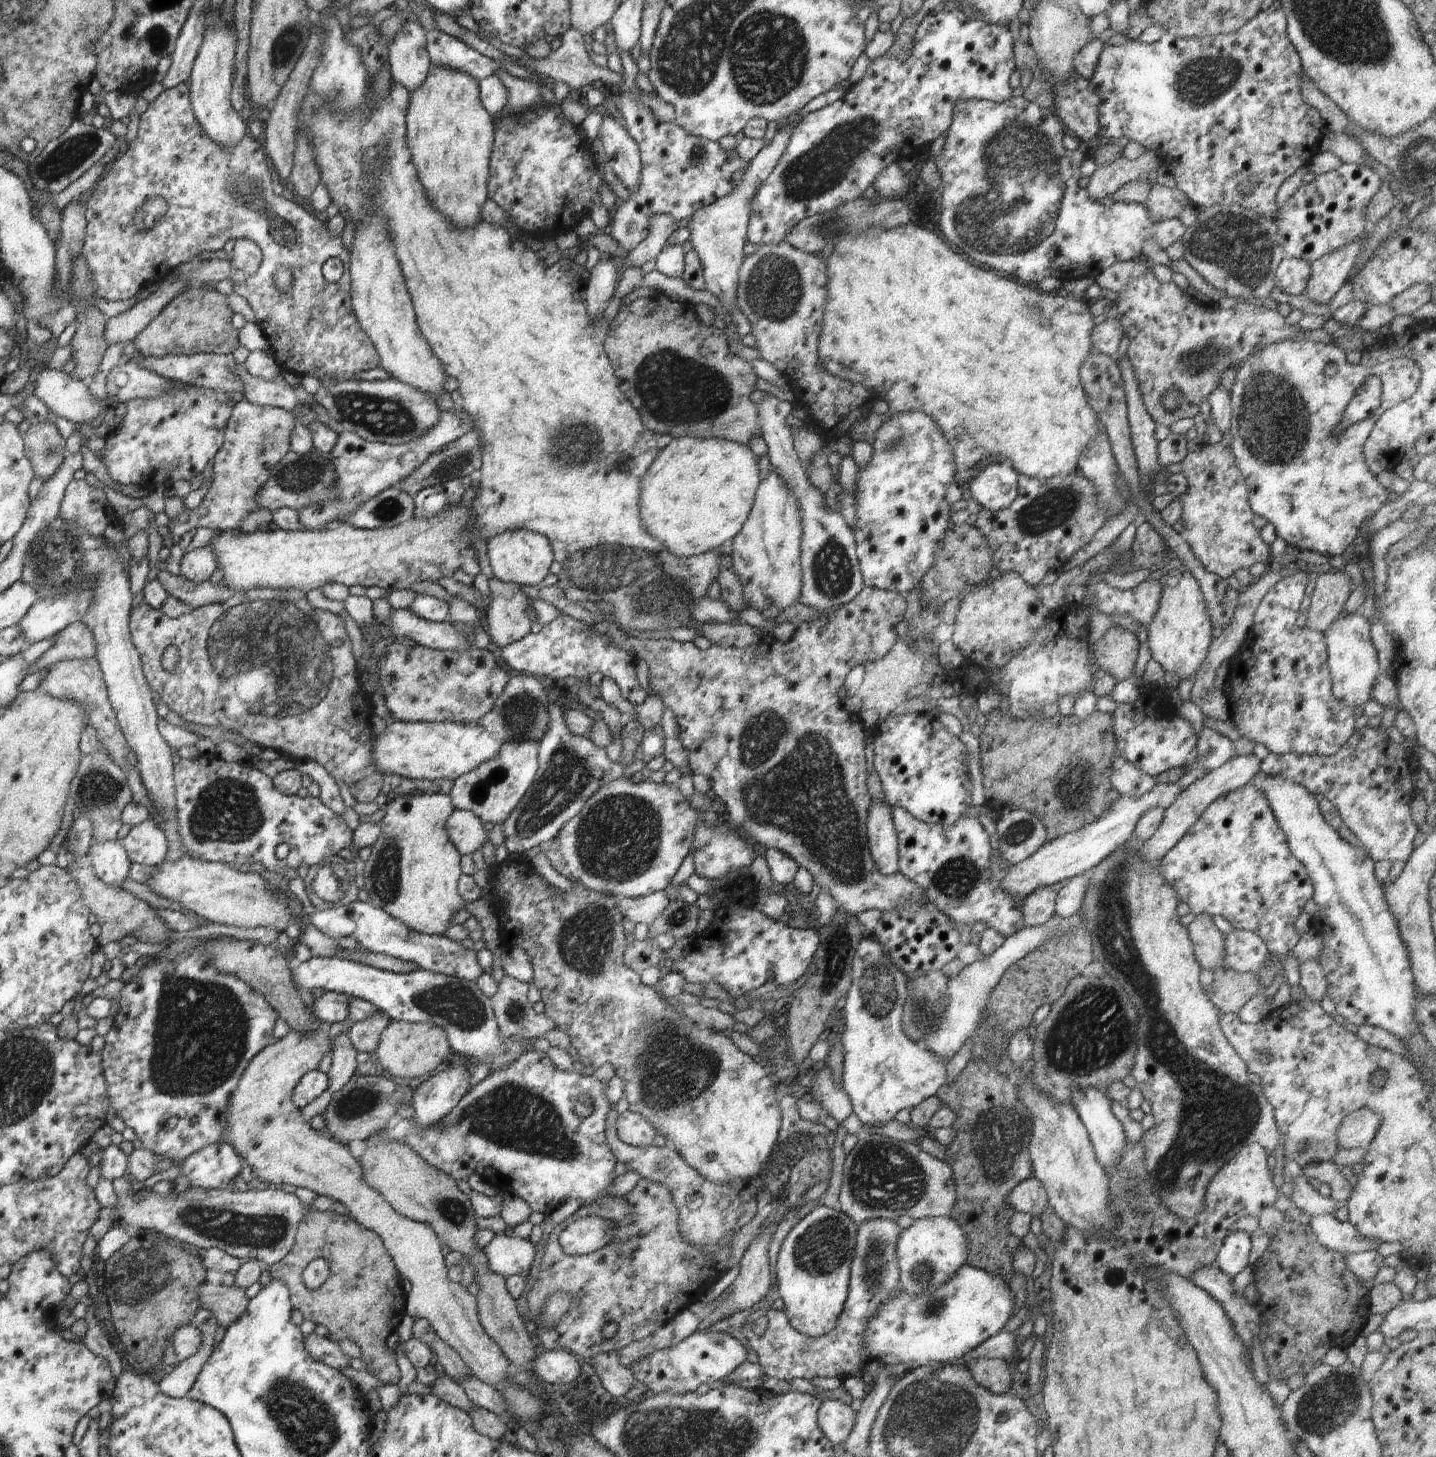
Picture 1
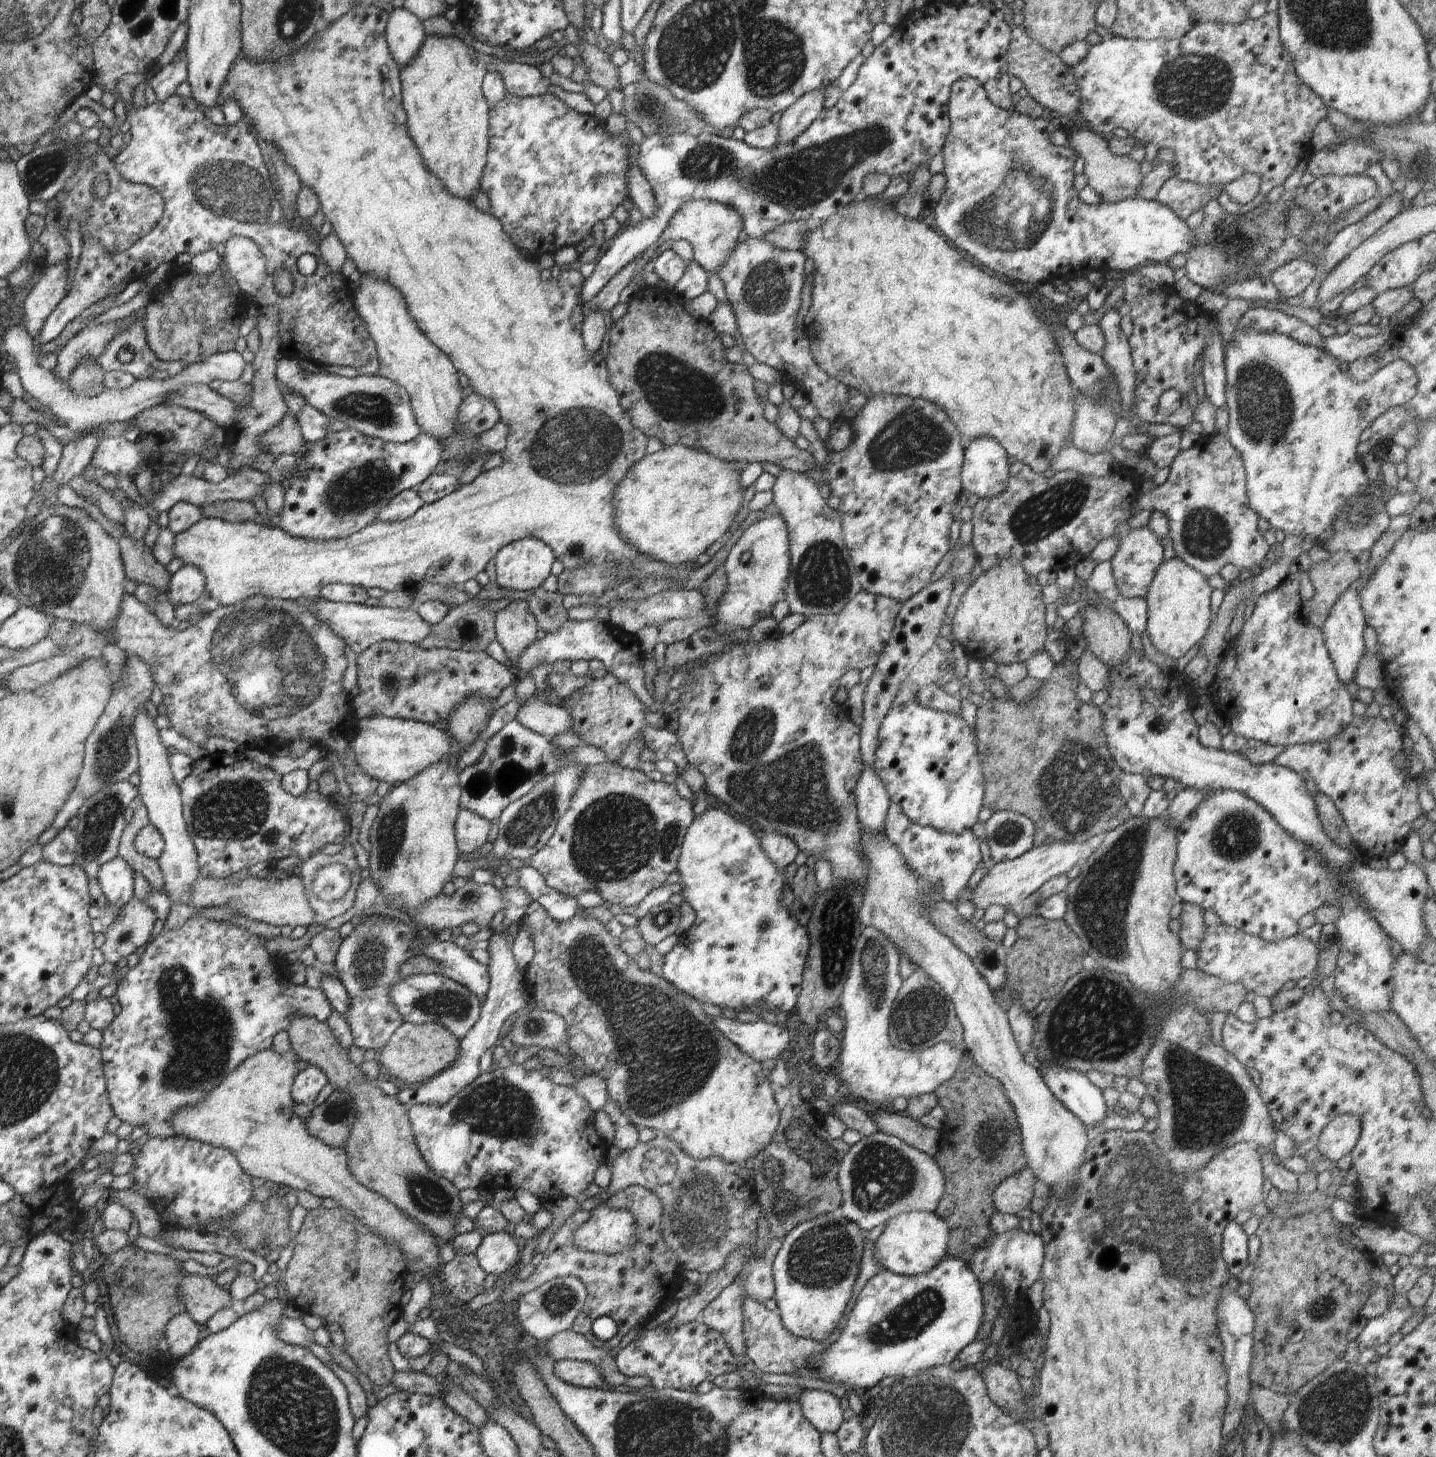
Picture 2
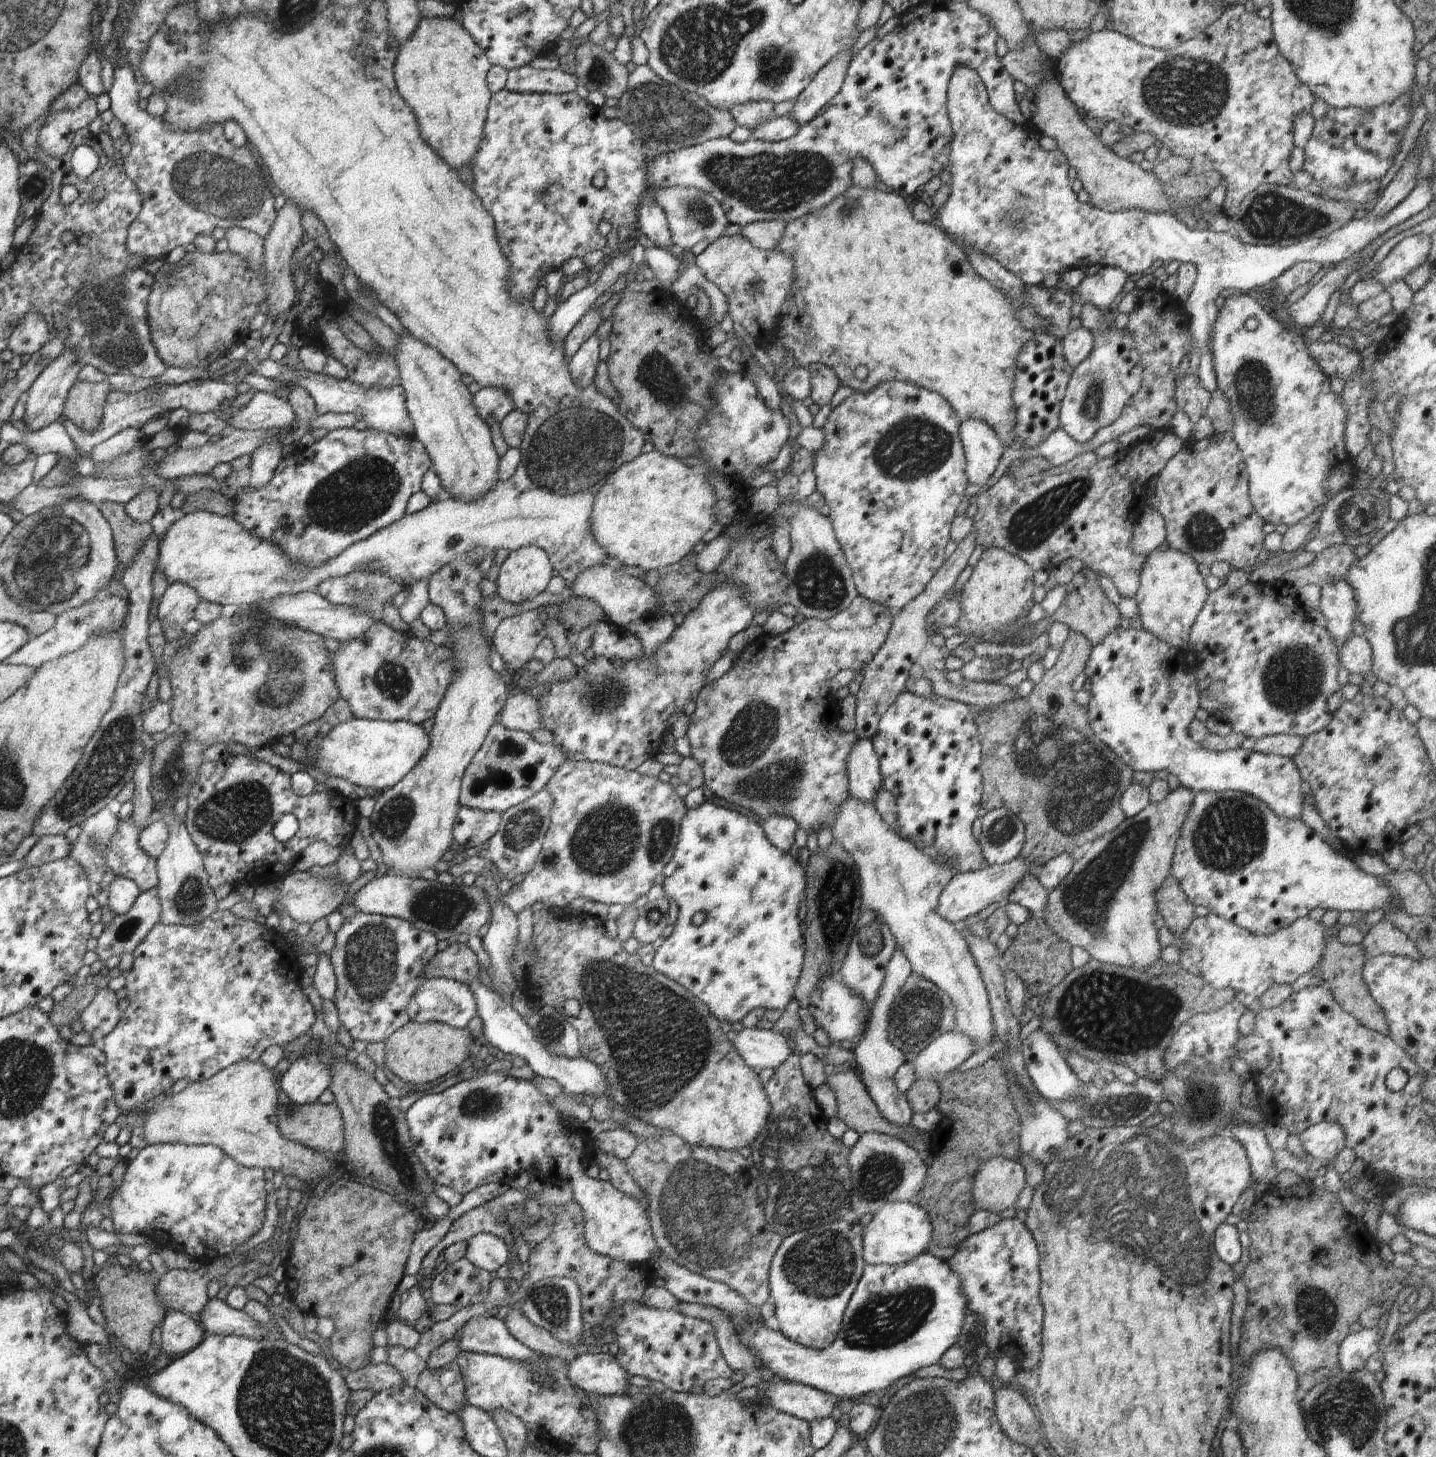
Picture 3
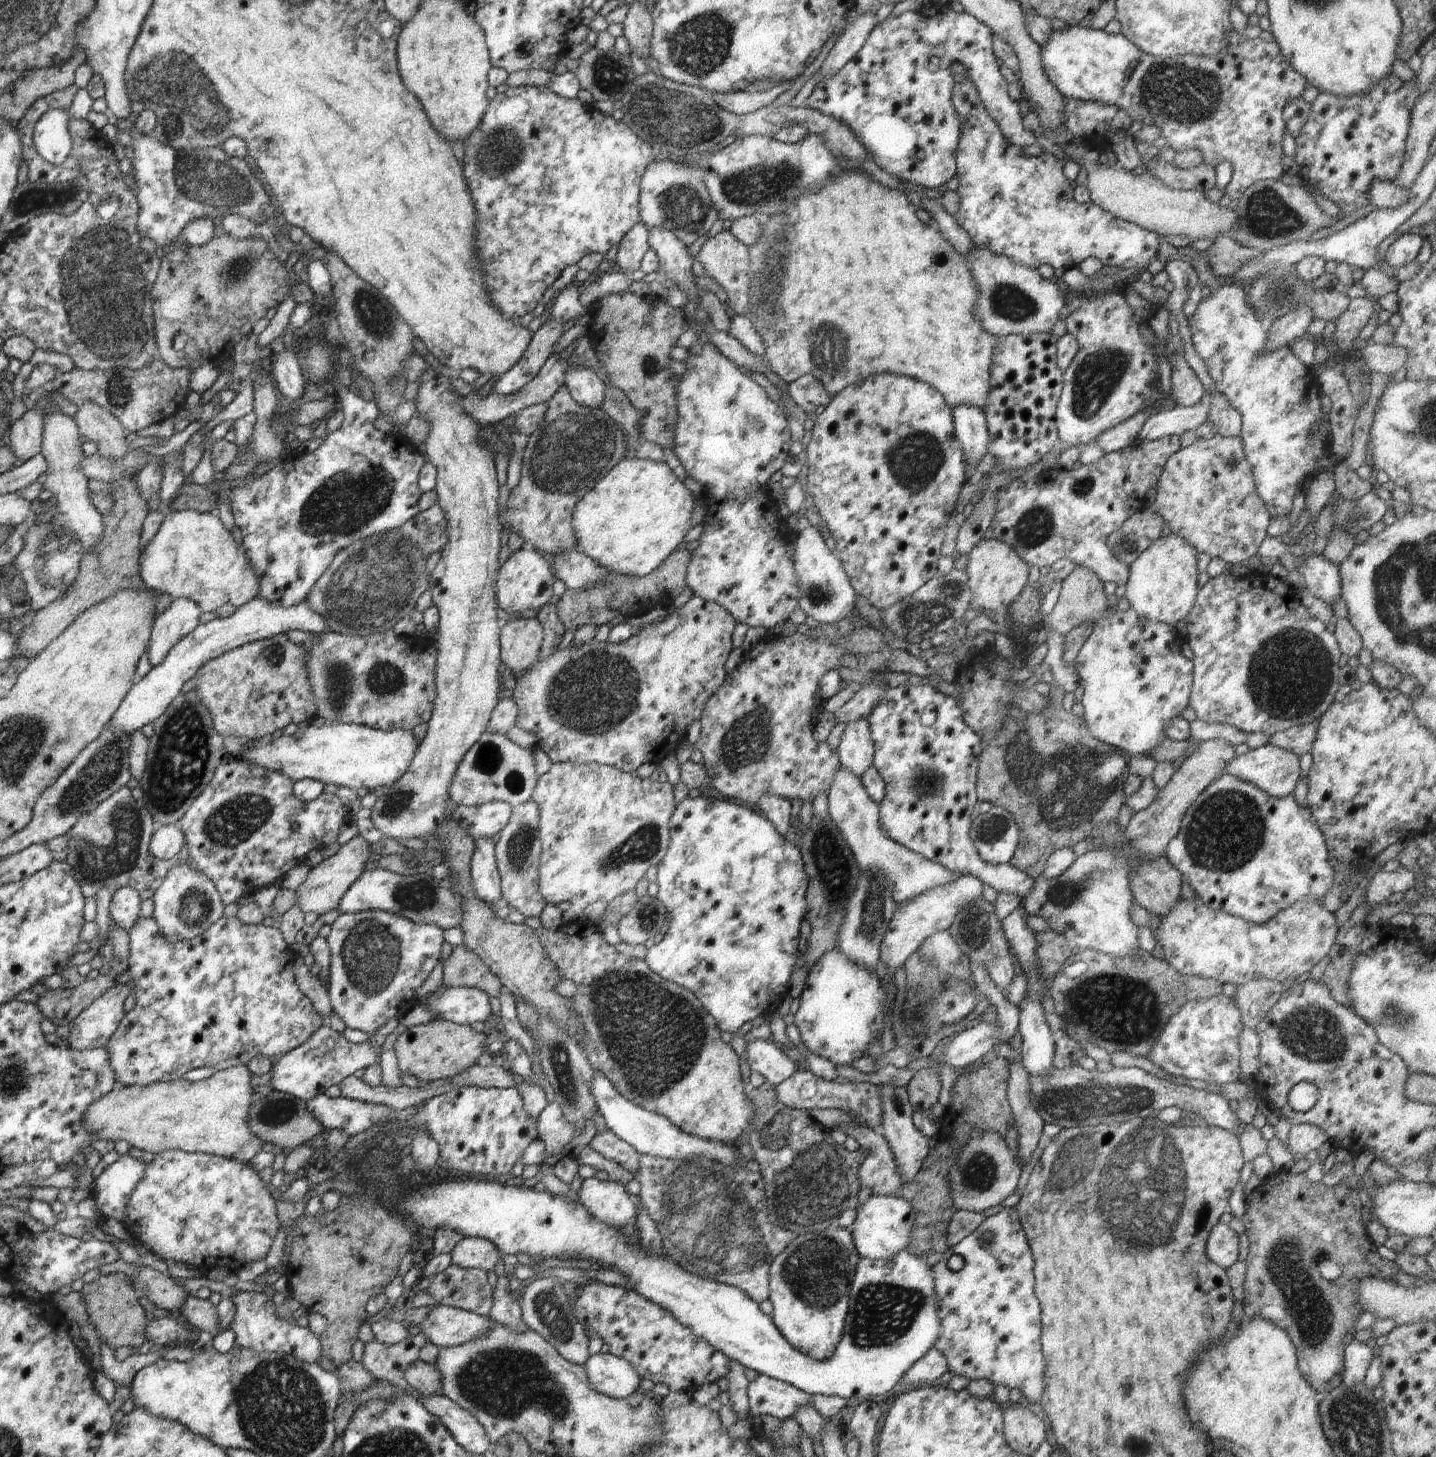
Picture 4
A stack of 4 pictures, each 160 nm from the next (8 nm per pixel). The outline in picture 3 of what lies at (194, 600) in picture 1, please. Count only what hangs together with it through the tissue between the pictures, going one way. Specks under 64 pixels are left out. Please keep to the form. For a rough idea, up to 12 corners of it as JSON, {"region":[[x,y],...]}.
{"region":[[125,505],[97,507],[111,526],[117,560],[129,566],[152,525],[132,520]]}

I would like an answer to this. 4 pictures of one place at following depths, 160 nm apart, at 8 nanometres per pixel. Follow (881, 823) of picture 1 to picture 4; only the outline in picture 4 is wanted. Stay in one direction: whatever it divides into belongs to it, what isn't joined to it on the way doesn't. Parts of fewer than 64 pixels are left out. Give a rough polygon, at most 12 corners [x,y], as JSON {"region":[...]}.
{"region":[[867,720],[846,724],[837,752],[858,778],[874,766]]}

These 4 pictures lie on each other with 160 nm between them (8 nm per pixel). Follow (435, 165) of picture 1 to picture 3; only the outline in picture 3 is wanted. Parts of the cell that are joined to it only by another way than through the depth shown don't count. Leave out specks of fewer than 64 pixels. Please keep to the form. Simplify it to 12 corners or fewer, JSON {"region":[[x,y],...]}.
{"region":[[458,16],[422,17],[398,93],[458,170],[483,140],[493,65]]}

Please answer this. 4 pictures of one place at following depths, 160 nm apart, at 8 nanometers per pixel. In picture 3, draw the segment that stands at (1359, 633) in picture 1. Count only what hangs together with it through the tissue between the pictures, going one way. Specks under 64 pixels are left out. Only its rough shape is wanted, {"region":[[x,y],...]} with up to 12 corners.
{"region":[[1344,579],[1321,584],[1318,609],[1340,646],[1353,635],[1355,590]]}

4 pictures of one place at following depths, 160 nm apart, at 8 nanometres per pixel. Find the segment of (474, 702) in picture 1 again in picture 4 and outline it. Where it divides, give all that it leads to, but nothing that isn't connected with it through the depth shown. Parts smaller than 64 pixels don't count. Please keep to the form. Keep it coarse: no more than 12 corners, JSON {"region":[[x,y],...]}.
{"region":[[394,630],[324,632],[316,715],[390,731],[430,721],[438,650]]}

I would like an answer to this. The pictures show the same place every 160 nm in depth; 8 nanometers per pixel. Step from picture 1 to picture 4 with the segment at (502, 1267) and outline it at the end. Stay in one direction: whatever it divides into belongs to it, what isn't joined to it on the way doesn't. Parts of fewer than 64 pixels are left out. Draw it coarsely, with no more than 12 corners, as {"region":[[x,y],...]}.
{"region":[[464,1237],[452,1264],[493,1271],[500,1250],[486,1238]]}

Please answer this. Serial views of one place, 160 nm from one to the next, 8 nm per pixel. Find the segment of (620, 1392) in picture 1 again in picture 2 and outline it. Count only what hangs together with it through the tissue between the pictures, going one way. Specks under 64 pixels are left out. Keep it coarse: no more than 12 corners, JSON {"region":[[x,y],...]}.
{"region":[[562,1331],[537,1348],[553,1361],[594,1363],[605,1382],[627,1384],[616,1351],[591,1345],[581,1334]]}

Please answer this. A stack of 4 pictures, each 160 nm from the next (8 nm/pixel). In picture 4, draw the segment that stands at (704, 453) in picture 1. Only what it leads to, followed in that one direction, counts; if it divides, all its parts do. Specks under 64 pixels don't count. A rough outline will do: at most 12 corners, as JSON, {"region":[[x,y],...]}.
{"region":[[631,455],[576,502],[577,548],[645,577],[692,527],[695,494]]}

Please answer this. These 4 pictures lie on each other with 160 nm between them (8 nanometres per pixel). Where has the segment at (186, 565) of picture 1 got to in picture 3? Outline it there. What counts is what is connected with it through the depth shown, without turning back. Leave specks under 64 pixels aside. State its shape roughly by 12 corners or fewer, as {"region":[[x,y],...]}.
{"region":[[183,583],[169,585],[159,601],[163,630],[184,626],[202,602]]}

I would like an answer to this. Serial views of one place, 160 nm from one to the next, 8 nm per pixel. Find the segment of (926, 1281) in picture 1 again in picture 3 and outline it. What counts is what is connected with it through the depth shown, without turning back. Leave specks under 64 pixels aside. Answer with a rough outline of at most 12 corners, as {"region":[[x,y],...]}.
{"region":[[885,1204],[863,1232],[866,1265],[907,1263],[927,1250],[928,1213]]}

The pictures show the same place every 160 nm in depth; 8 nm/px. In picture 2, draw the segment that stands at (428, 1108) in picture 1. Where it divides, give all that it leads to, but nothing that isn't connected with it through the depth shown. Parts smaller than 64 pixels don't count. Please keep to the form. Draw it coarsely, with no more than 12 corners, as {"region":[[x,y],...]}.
{"region":[[494,932],[489,989],[453,1065],[420,1088],[399,1090],[407,1109],[443,1105],[481,1073],[504,1021],[528,1008],[512,938]]}

